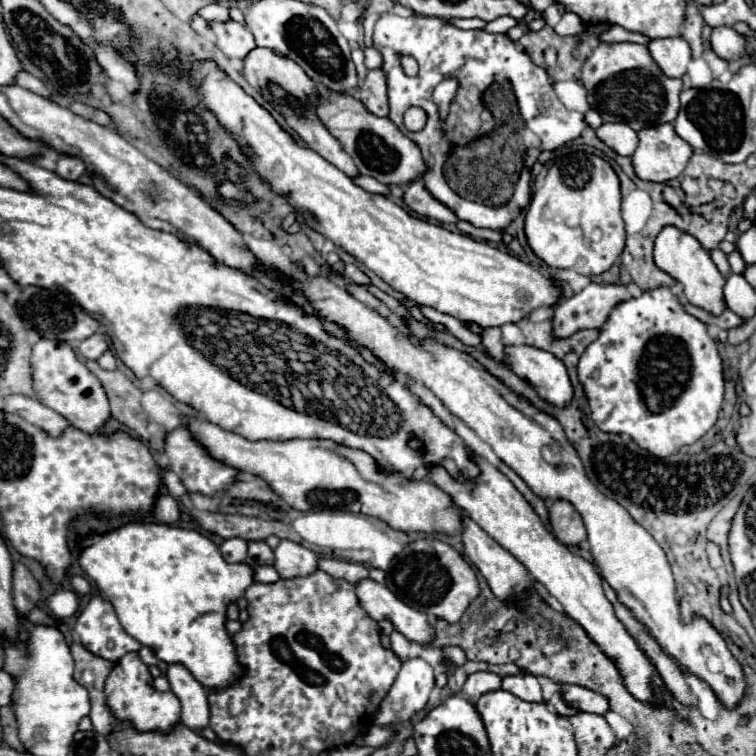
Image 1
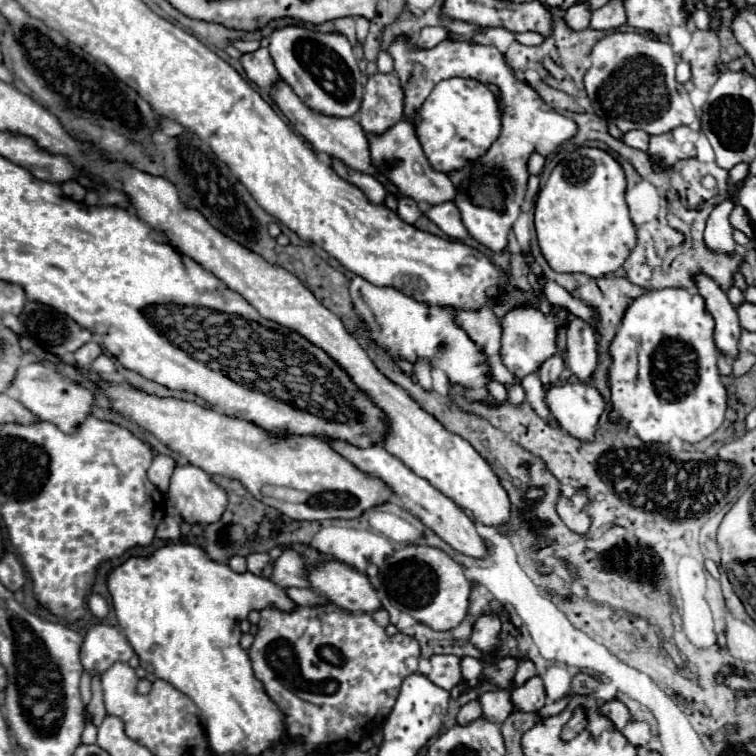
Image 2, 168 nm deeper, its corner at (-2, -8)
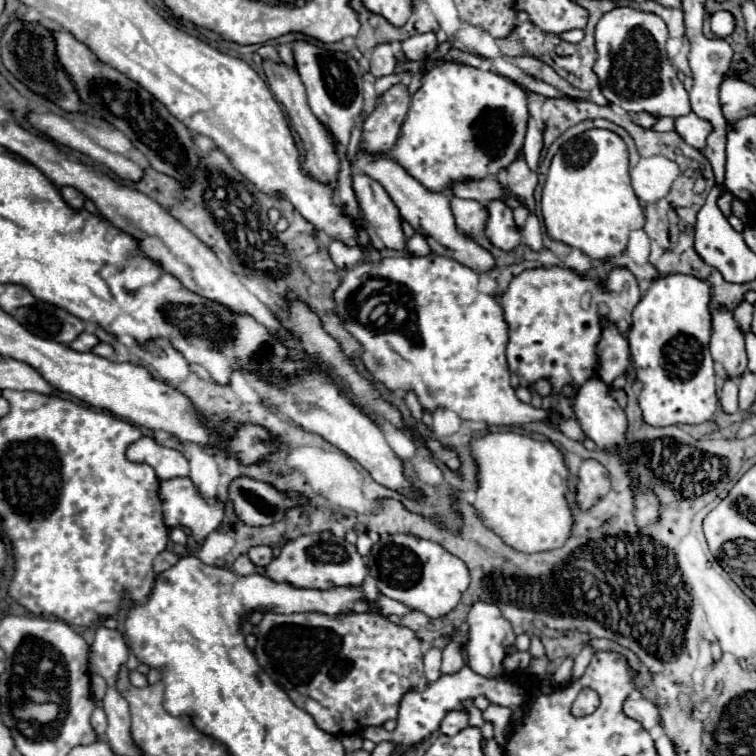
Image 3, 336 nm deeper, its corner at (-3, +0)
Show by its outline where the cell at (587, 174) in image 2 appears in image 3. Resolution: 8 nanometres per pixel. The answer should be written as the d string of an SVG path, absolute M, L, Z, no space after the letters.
M594 128L564 142L552 158L552 166L542 190L542 216L548 236L582 250L586 256L594 260L604 260L622 254L630 232L644 226L644 212L630 184L628 150L624 140L610 130Z

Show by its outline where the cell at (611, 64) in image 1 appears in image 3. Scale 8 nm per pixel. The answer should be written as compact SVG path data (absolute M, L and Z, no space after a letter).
M614 8L612 12L604 14L602 20L596 26L596 62L594 62L594 74L600 80L602 94L612 106L620 106L626 112L638 114L648 112L654 118L678 118L684 114L690 114L690 100L684 84L676 76L676 68L672 66L668 54L666 54L666 40L668 40L668 28L662 18L648 12L638 12L634 8Z

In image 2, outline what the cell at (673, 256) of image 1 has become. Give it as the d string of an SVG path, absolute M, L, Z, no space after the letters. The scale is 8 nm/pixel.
M703 274L697 276L697 286L699 294L705 298L707 310L715 320L717 350L727 358L735 358L735 354L739 354L739 336L741 336L741 326L735 308L727 300L727 294L709 276Z

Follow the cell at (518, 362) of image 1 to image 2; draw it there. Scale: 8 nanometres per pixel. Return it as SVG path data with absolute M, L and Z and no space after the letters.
M573 382L573 384L565 384L565 386L555 384L545 392L545 398L547 398L547 404L549 404L553 416L561 422L563 430L567 430L571 436L575 436L583 442L591 442L591 438L595 438L595 426L605 410L605 398L595 386L589 386L583 382Z

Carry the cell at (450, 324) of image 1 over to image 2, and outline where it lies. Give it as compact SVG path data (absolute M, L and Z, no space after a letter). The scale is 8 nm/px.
M517 382L517 384L507 386L507 390L509 390L509 402L511 402L511 404L521 406L521 404L525 402L525 392L523 392L523 388L521 388L521 384L519 384L519 382Z

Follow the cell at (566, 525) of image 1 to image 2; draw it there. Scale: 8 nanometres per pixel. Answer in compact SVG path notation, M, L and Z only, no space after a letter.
M579 488L571 498L561 496L557 502L557 512L561 516L561 520L567 524L567 528L571 528L577 534L585 534L589 530L589 514L587 514L587 492L583 488Z

